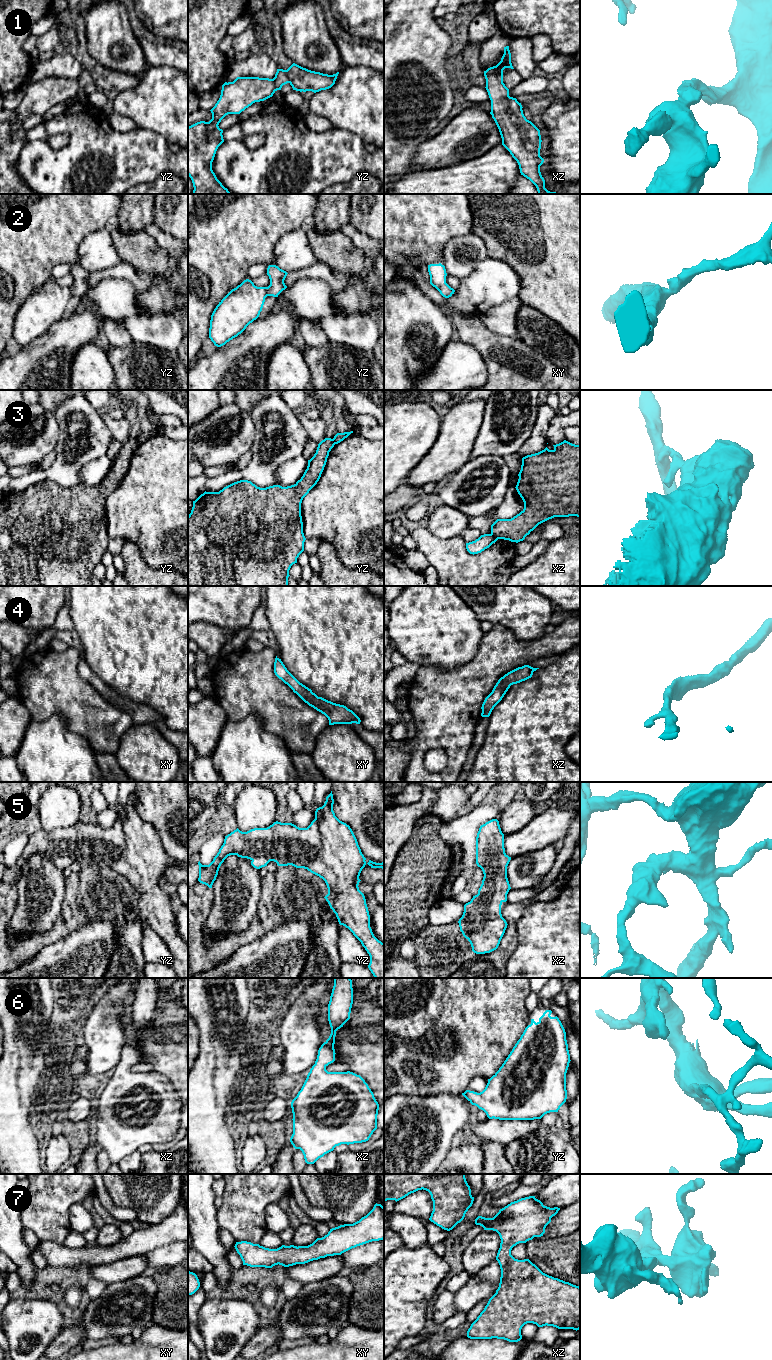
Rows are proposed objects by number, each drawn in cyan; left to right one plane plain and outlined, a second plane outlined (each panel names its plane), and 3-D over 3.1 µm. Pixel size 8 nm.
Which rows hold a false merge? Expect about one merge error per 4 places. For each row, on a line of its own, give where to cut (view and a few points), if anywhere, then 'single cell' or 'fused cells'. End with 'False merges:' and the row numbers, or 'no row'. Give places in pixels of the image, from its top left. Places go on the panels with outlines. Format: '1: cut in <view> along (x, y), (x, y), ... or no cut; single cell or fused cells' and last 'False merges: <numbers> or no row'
1: no cut; single cell
2: no cut; single cell
3: cut in xz along (491, 533), (497, 539); fused cells
4: no cut; single cell
5: no cut; single cell
6: no cut; single cell
7: no cut; single cell
False merges: 3

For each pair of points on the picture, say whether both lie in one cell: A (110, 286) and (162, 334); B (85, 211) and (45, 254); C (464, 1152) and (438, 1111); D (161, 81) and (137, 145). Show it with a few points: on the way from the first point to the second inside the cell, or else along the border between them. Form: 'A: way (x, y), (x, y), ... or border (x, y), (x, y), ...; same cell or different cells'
A: way (118, 300), (148, 329); same cell
B: way (74, 222), (53, 243); same cell
C: border (452, 1147), (440, 1163); different cells
D: border (136, 127), (149, 129), (160, 134), (164, 139); different cells

